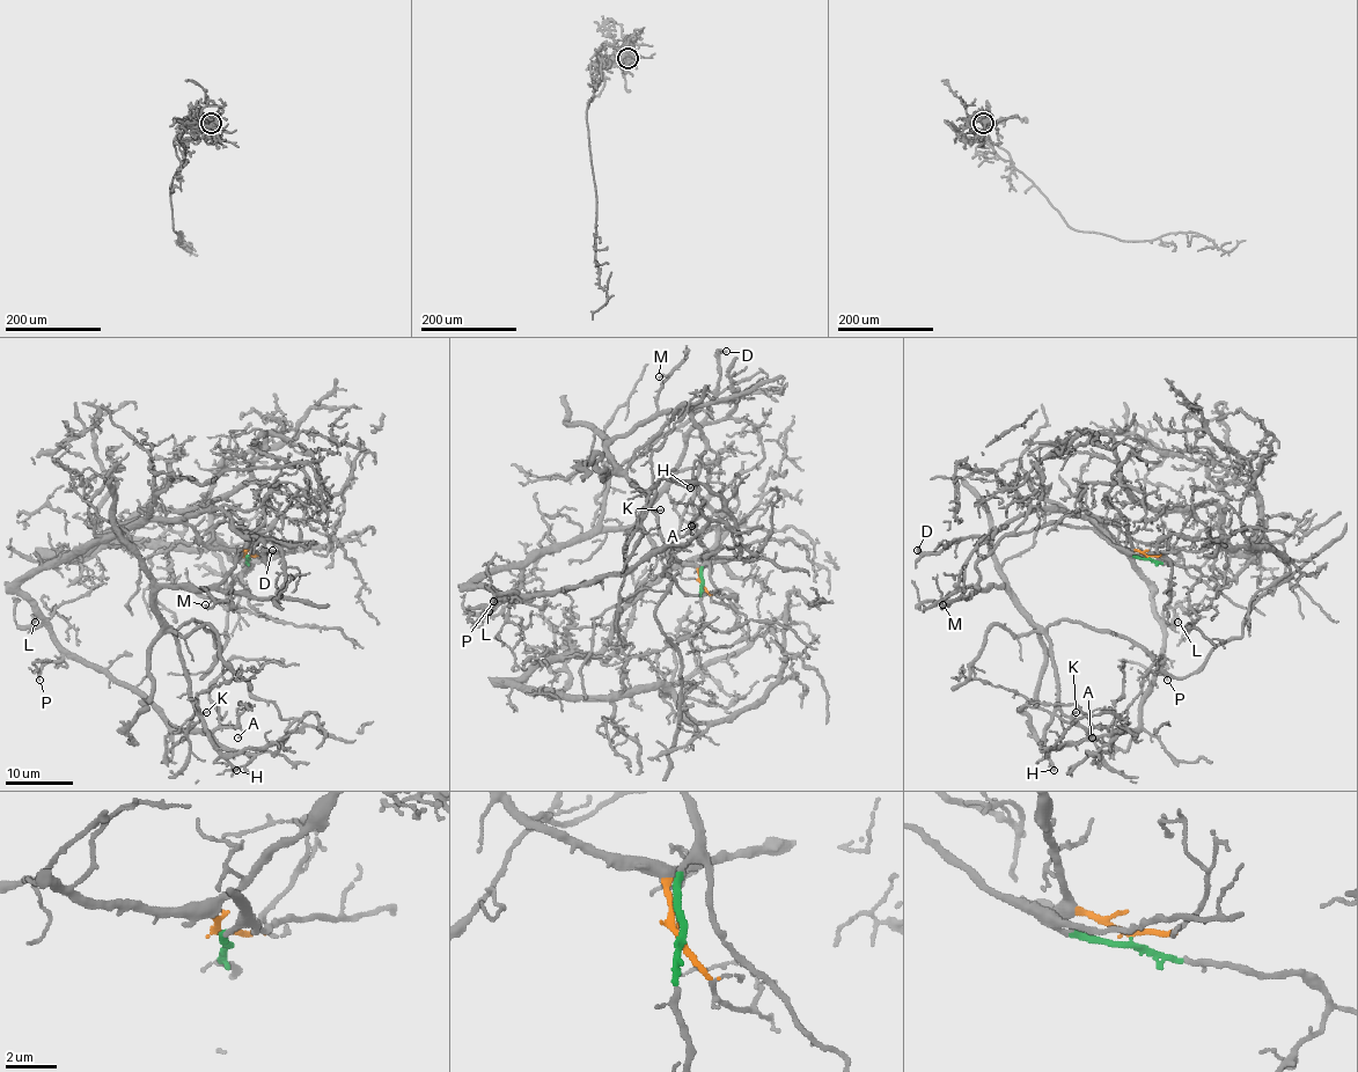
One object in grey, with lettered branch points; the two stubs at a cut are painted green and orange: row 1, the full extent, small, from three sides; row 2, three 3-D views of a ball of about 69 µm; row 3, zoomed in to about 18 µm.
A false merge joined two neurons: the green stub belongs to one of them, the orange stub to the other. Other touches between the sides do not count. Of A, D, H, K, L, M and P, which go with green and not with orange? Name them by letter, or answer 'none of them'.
H, K, M

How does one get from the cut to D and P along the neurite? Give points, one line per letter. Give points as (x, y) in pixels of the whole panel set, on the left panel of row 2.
D: (248, 556), (212, 550), (185, 518), (220, 509), (230, 525), (259, 540), (264, 552), (273, 550)
P: (248, 556), (212, 550), (185, 522), (146, 521), (35, 570), (20, 593), (61, 654), (39, 680)

